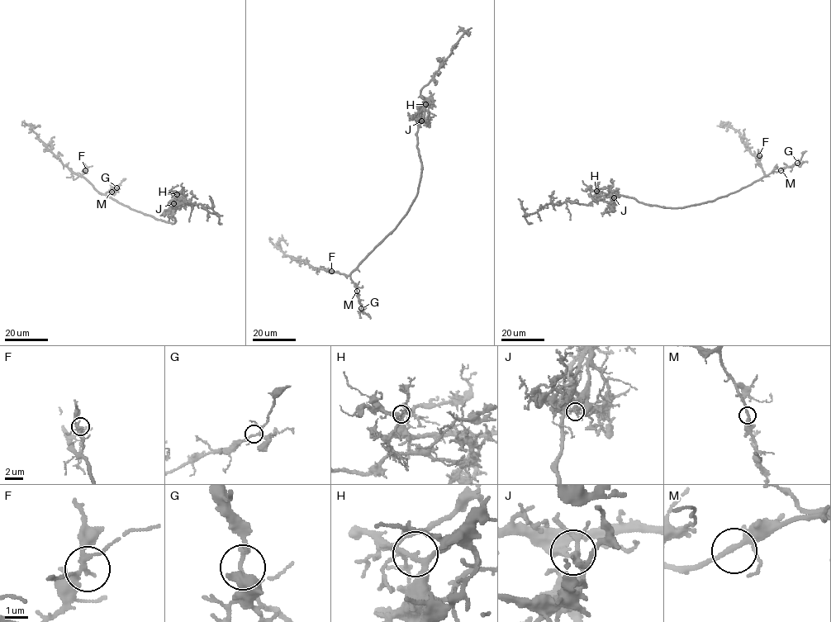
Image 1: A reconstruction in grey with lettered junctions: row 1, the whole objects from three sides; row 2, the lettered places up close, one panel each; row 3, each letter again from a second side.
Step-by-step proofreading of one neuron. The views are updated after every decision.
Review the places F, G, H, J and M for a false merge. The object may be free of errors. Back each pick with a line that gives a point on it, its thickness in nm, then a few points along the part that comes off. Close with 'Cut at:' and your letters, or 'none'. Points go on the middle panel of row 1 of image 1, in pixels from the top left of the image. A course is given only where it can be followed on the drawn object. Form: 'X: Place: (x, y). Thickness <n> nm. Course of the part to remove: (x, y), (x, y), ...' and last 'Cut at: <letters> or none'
J: Place: (421, 121). Thickness 170 nm. Course of the part to remove: (421, 121), (423, 119), (411, 118), (408, 112)
Cut at: J

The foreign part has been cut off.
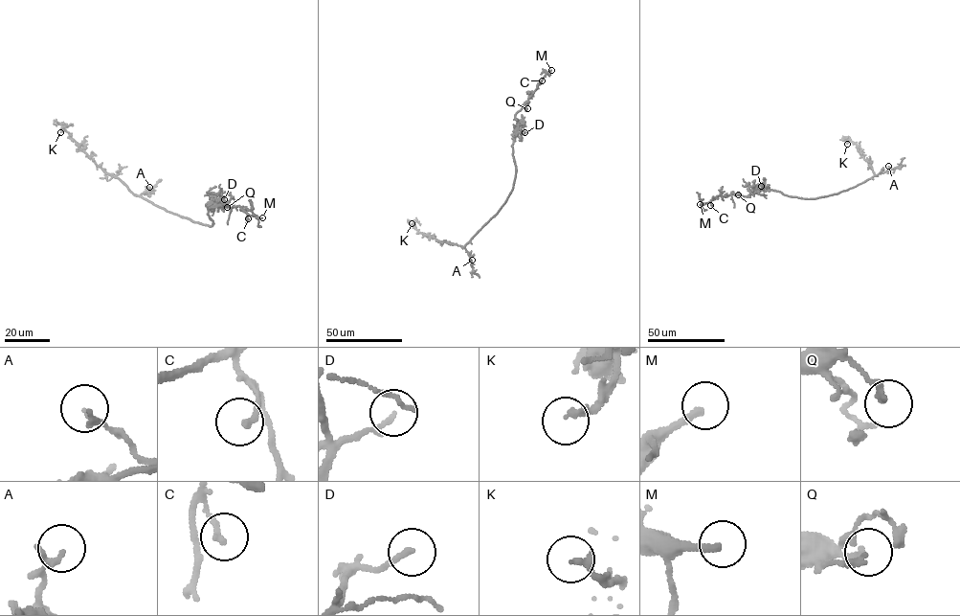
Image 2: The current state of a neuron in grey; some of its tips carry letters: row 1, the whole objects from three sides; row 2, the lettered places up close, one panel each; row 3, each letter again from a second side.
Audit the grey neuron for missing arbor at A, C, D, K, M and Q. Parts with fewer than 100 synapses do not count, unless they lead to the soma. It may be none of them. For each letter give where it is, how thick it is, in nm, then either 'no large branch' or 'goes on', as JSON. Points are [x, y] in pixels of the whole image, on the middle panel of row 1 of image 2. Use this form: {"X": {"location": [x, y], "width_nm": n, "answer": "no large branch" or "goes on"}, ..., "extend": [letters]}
{"A": {"location": [472, 260], "width_nm": 180, "answer": "no large branch"}, "C": {"location": [542, 80], "width_nm": 180, "answer": "no large branch"}, "D": {"location": [524, 132], "width_nm": 180, "answer": "no large branch"}, "K": {"location": [412, 223], "width_nm": 180, "answer": "no large branch"}, "M": {"location": [551, 70], "width_nm": 200, "answer": "goes on"}, "Q": {"location": [527, 108], "width_nm": 190, "answer": "no large branch"}, "extend": ["M"]}

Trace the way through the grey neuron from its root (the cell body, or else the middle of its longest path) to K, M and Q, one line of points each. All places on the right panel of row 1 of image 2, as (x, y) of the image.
K: (826, 196), (876, 175), (857, 145), (850, 140), (847, 144)
M: (826, 196), (804, 198), (771, 190), (753, 190), (747, 196), (719, 195), (700, 204)
Q: (826, 196), (800, 198), (771, 190), (751, 190), (747, 196), (738, 194)

